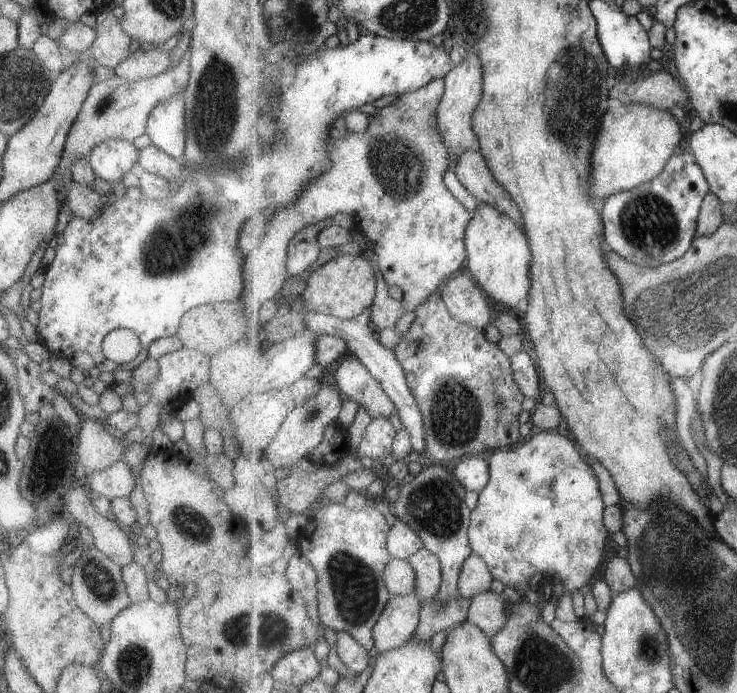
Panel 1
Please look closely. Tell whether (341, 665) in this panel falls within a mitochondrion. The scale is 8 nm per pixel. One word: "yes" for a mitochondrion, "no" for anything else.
no

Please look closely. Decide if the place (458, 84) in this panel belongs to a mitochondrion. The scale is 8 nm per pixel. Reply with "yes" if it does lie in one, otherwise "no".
no

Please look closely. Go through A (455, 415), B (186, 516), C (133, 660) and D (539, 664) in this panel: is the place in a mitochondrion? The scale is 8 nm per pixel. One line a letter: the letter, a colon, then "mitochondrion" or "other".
A: mitochondrion
B: mitochondrion
C: mitochondrion
D: mitochondrion

